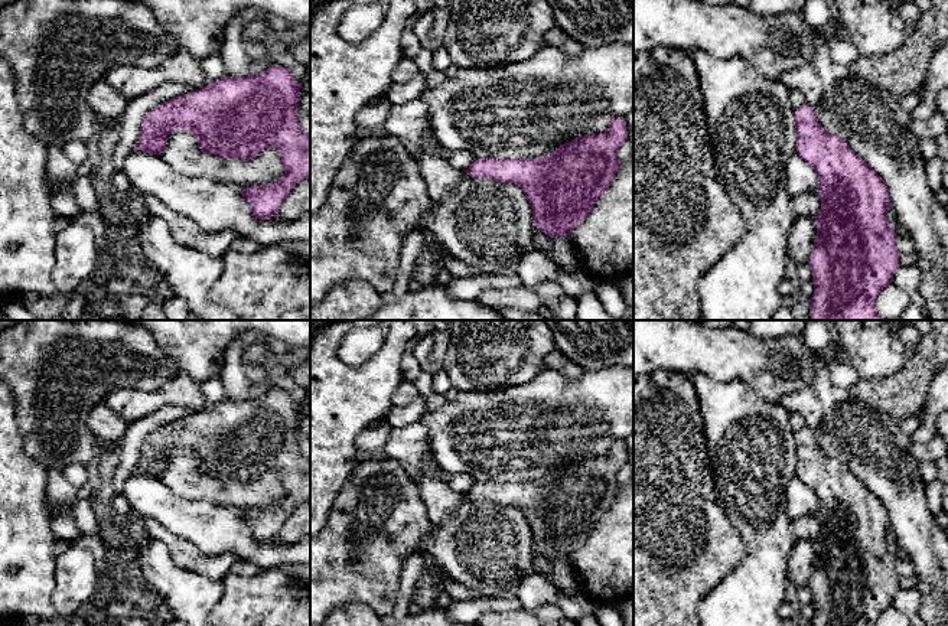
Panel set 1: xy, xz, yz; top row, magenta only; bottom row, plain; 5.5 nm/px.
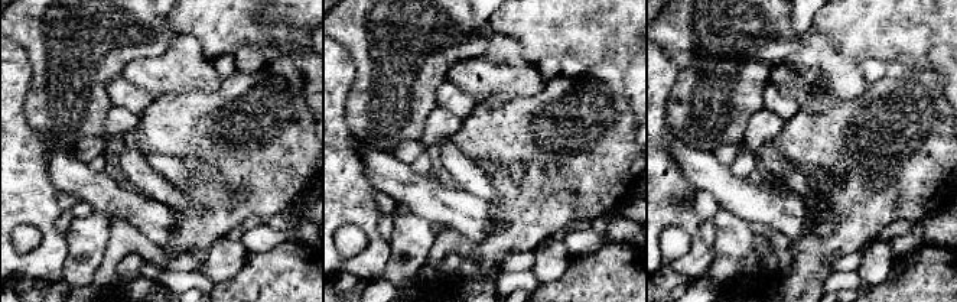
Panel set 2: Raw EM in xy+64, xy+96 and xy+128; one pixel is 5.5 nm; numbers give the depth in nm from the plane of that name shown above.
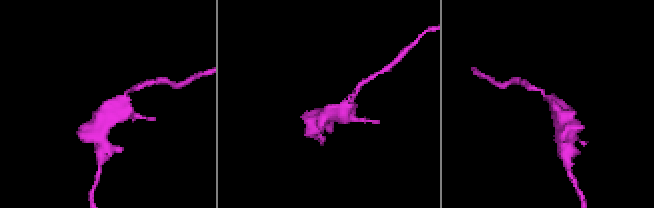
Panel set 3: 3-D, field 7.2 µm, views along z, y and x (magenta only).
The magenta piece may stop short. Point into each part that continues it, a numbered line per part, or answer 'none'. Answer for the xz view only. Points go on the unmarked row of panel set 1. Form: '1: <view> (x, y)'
none

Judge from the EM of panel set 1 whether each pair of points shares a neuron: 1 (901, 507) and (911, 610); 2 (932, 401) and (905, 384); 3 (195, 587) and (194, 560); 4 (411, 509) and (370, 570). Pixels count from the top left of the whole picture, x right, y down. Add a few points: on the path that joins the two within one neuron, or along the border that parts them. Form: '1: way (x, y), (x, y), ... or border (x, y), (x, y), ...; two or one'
1: border (916, 587), (919, 593), (918, 610); two
2: border (932, 378), (921, 410); two
3: border (179, 564), (211, 579), (221, 580); two
4: way (397, 524), (396, 541), (381, 556); one

